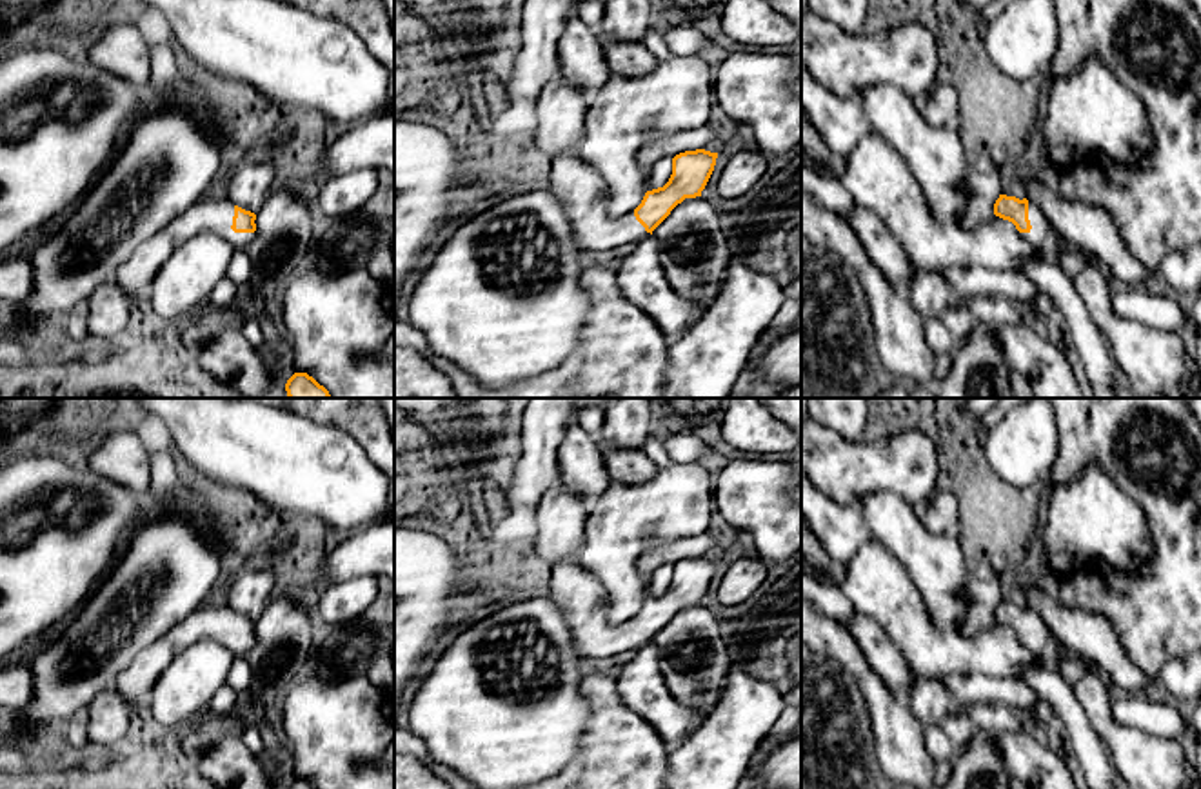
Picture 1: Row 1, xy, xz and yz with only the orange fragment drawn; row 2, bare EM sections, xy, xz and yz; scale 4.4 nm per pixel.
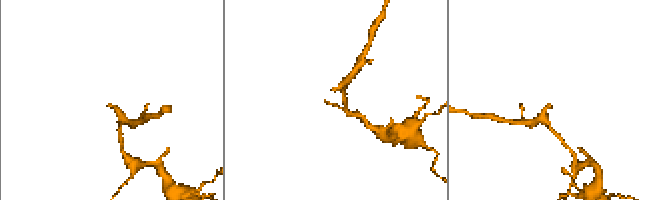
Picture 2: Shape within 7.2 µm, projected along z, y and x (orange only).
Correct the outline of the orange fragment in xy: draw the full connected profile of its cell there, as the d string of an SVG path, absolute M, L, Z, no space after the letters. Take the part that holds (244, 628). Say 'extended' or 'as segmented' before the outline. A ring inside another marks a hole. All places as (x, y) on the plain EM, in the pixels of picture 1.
extended; M222 600L200 605L193 614L160 636L116 676L114 689L131 705L151 693L173 658L200 640L214 640L242 658L254 645L256 622L234 613Z

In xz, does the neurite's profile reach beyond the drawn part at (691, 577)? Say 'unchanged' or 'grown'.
grown

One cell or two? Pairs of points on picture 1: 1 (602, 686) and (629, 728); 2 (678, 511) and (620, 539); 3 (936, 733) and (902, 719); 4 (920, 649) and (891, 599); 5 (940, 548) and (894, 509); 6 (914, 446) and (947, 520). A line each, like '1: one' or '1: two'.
1: one
2: one
3: two
4: one
5: one
6: two

